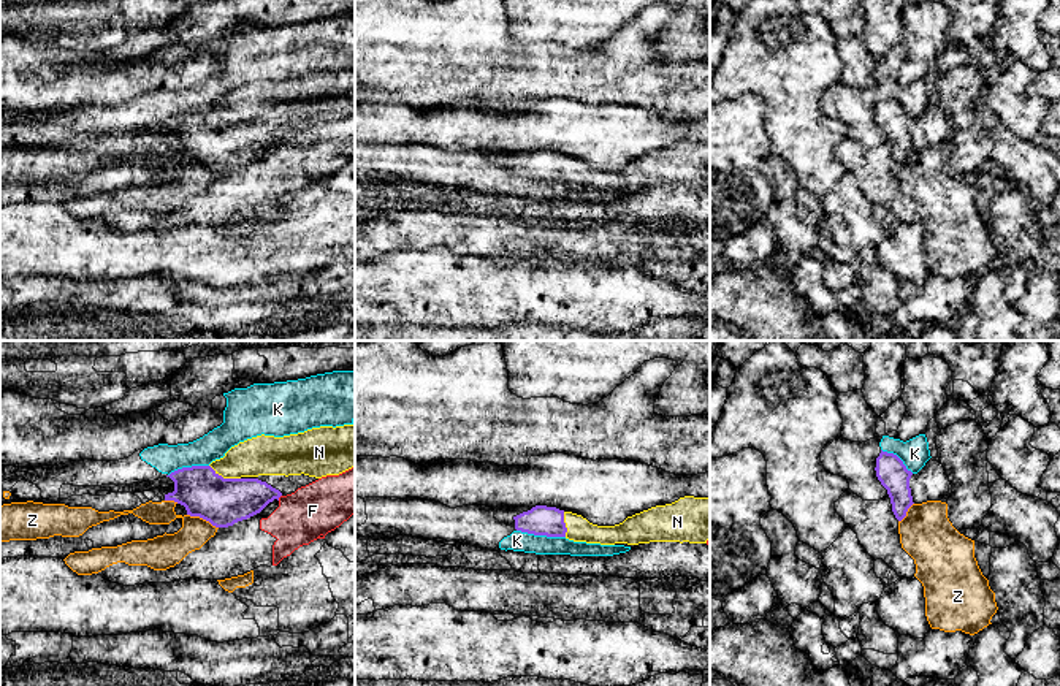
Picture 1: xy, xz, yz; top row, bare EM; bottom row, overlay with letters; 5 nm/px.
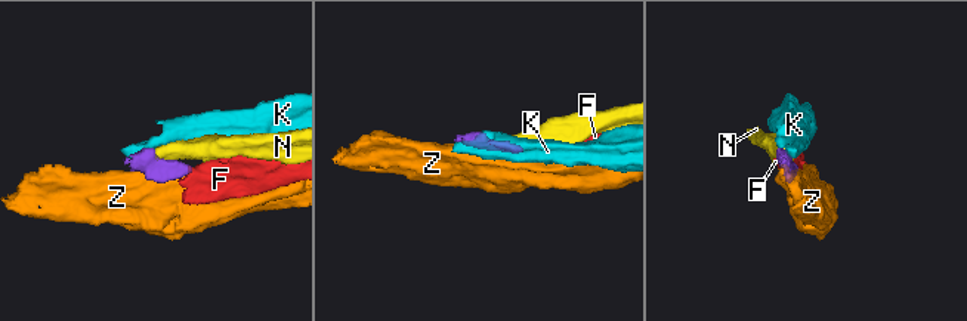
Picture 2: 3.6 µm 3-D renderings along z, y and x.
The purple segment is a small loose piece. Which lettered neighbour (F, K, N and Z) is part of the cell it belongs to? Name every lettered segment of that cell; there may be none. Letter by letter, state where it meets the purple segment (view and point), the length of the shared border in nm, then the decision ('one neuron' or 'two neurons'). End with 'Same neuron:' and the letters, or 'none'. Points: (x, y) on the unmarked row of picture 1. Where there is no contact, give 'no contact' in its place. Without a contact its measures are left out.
F: xy (279, 141) | 40 nm | two neurons
K: xz (541, 179) | 260 nm | two neurons
N: xy (225, 124) | 180 nm | one neuron
Z: xy (203, 163) | 180 nm | two neurons
Same neuron: N

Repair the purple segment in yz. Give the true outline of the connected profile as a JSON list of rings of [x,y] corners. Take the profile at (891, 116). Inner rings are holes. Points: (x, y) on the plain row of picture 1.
[[[883,95],[876,103],[875,116],[878,125],[887,135],[895,163],[902,166],[914,149],[909,133],[913,117],[906,114],[897,100]]]

